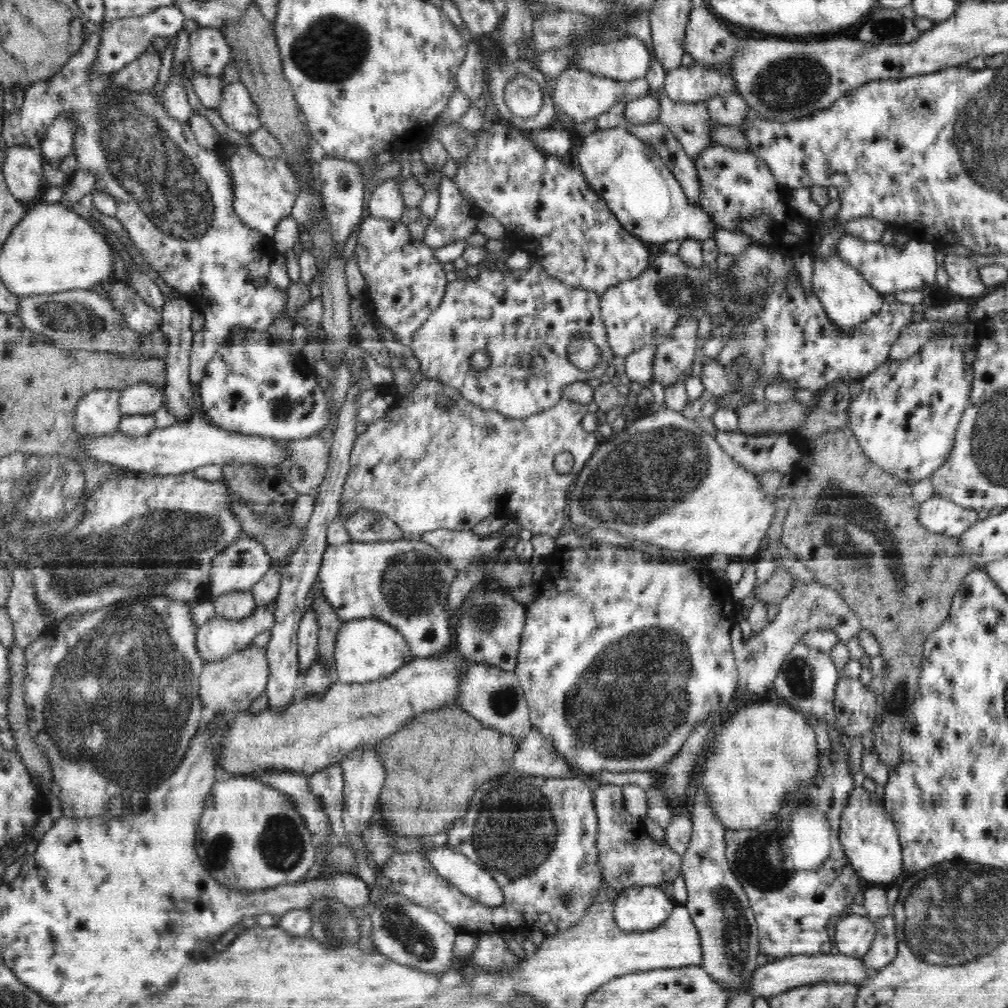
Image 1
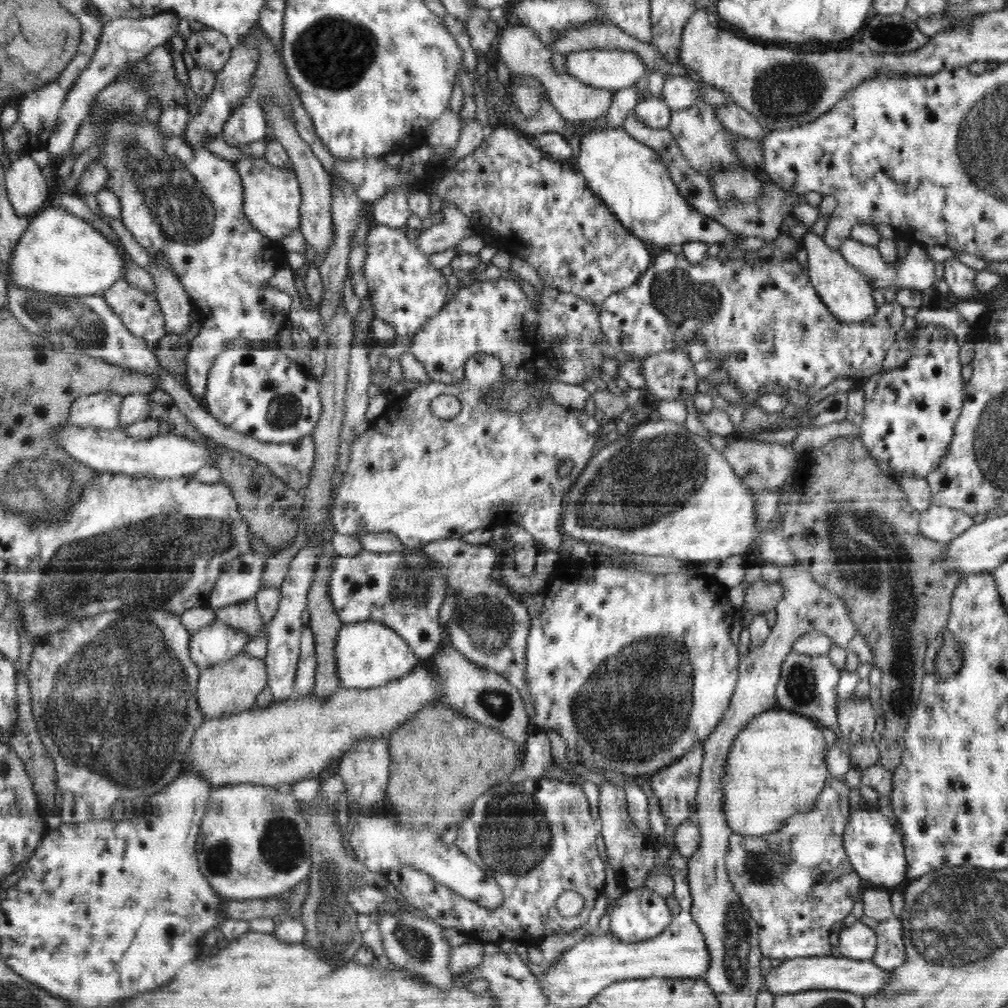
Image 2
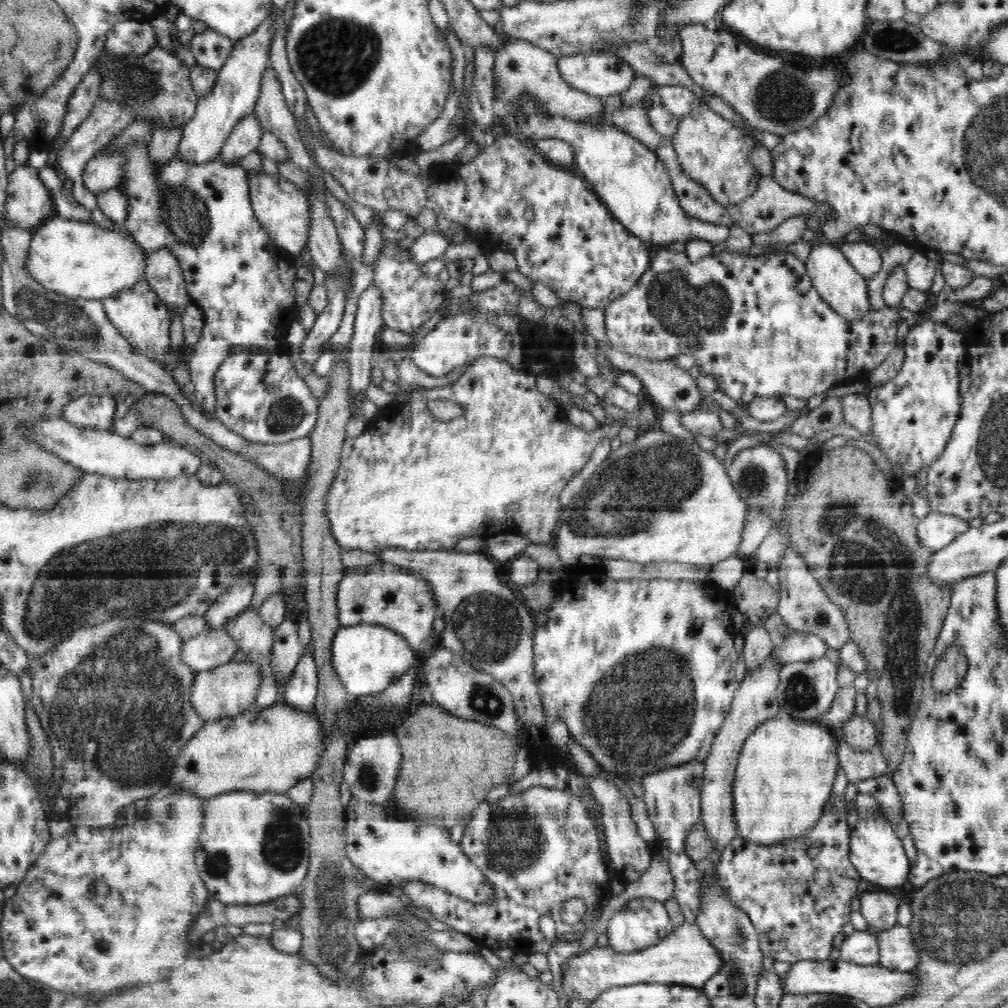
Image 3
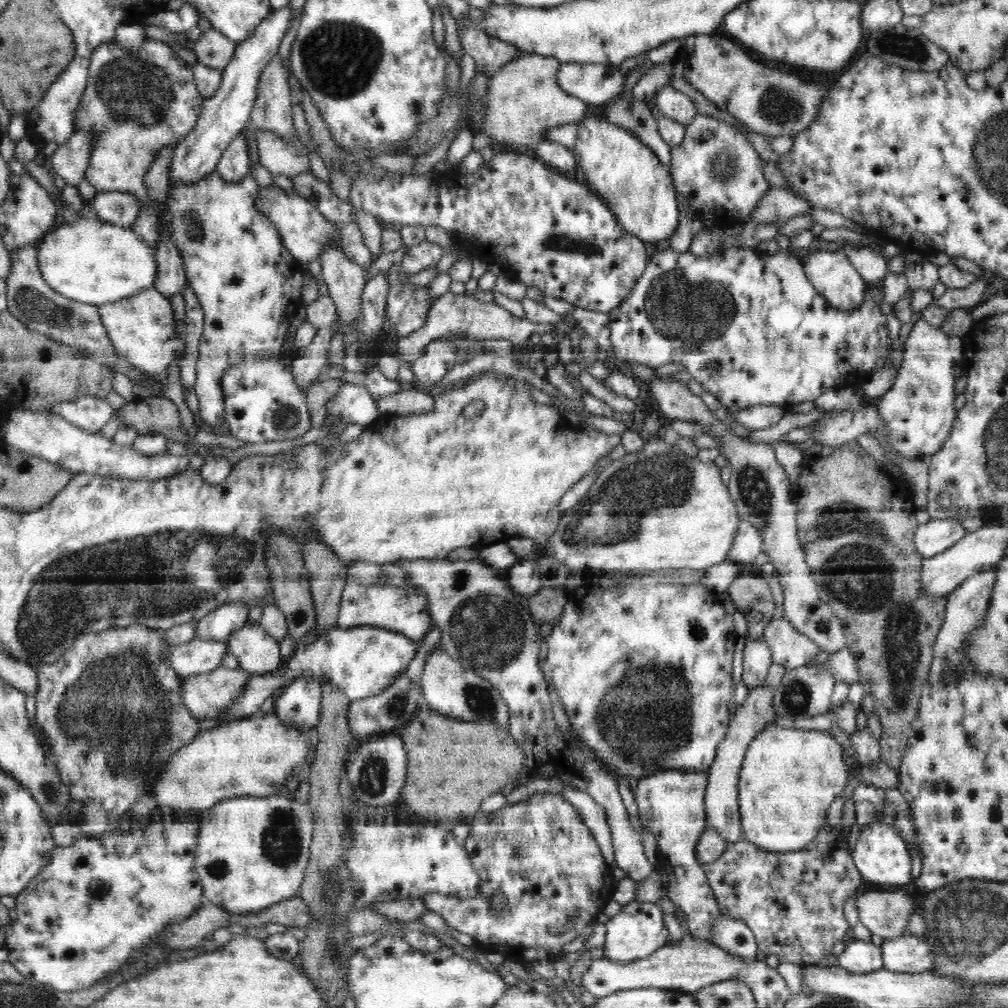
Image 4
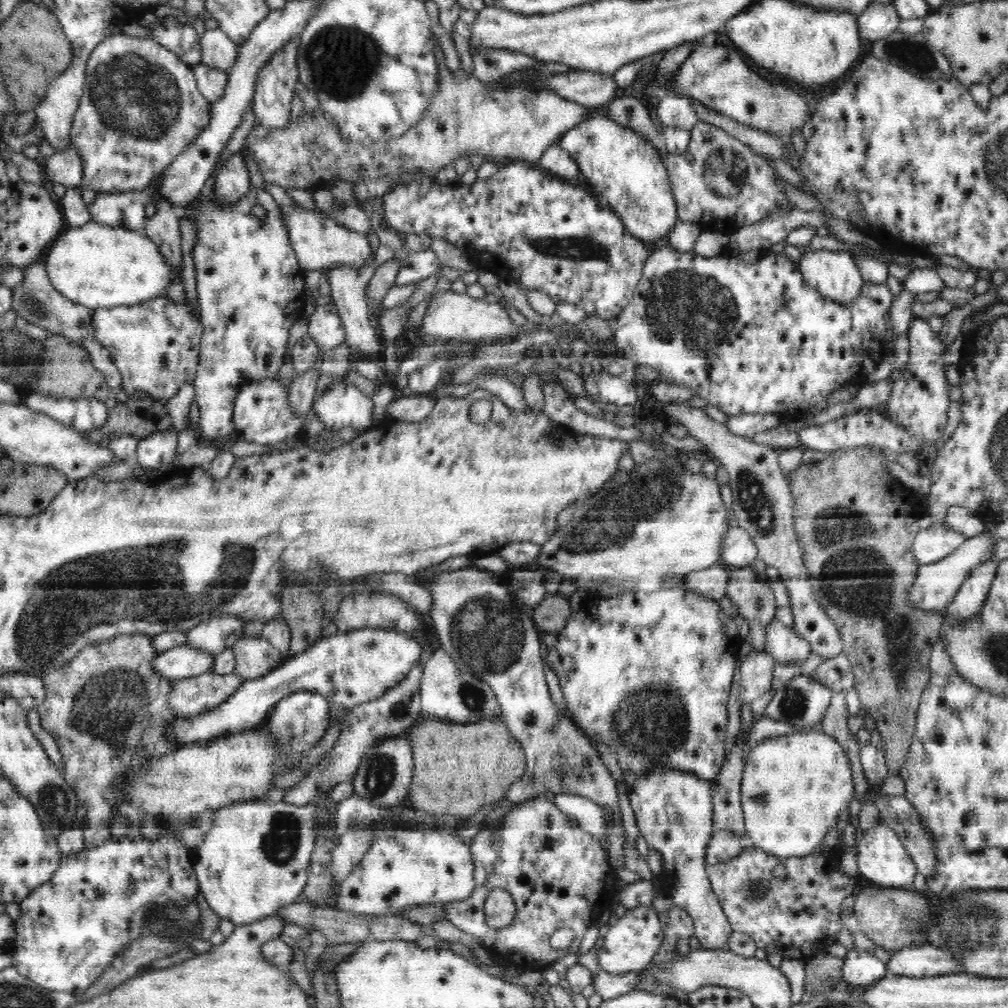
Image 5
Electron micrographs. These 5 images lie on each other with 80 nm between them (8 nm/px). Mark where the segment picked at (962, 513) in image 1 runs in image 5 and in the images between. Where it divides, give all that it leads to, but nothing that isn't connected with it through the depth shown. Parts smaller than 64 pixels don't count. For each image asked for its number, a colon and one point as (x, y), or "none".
2: (939, 523)
3: (936, 531)
4: (935, 536)
5: (934, 543)

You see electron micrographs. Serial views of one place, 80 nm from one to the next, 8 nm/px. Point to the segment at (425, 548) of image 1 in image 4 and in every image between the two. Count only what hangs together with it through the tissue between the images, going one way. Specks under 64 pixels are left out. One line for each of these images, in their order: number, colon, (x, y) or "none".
2: (400, 590)
3: (383, 593)
4: (404, 610)

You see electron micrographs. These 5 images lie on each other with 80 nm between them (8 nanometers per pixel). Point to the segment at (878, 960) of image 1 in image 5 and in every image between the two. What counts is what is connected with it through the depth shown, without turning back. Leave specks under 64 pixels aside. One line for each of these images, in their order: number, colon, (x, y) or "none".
2: (890, 950)
3: (897, 951)
4: (908, 954)
5: (924, 960)

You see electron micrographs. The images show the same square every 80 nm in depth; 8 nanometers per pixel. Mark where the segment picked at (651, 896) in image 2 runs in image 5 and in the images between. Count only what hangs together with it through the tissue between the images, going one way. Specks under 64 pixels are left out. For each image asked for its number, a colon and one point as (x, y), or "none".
3: (642, 922)
4: (638, 929)
5: (630, 945)

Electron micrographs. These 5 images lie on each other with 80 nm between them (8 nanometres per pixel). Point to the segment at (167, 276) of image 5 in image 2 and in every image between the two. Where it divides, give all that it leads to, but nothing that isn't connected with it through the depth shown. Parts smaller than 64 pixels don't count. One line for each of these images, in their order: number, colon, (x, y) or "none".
2: (59, 253)
3: (79, 259)
4: (89, 261)

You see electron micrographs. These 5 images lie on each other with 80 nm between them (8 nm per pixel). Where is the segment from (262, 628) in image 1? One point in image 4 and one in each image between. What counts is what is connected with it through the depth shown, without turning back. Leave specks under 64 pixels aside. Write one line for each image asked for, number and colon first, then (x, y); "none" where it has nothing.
2: (216, 643)
3: (210, 648)
4: (197, 656)

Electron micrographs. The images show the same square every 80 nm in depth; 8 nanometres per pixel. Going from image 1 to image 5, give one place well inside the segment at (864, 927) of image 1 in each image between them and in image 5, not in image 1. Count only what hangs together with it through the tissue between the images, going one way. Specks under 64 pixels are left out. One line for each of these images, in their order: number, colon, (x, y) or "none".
2: (858, 942)
3: (862, 948)
4: (859, 956)
5: (860, 968)

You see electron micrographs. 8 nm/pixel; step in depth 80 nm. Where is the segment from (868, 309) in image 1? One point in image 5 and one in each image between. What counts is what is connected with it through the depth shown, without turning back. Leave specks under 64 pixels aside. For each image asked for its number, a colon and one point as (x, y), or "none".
2: (845, 291)
3: (839, 284)
4: (831, 273)
5: (835, 275)

